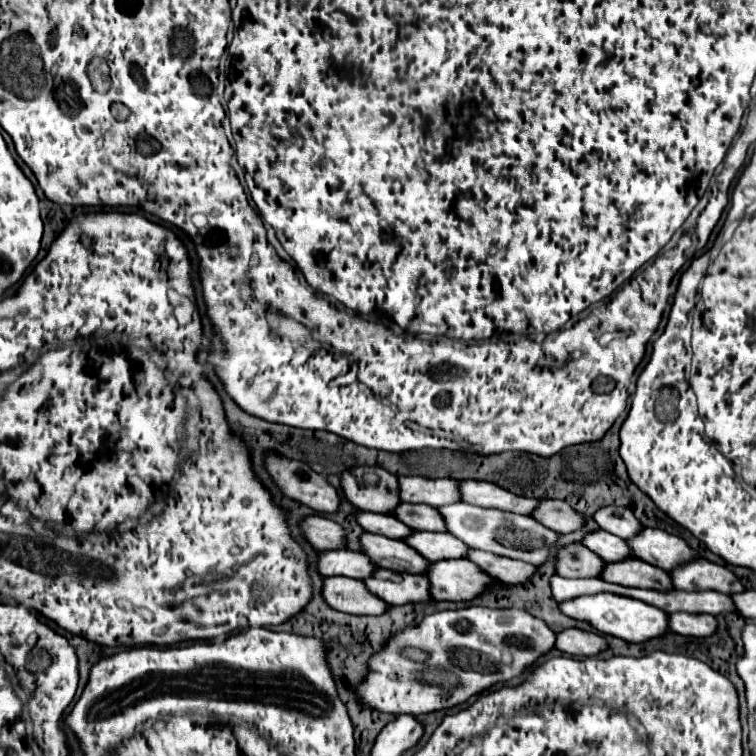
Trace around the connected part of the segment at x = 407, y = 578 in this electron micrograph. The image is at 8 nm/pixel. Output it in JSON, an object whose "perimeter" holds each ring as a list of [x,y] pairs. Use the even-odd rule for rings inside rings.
{"perimeter":[[[377,569],[373,577],[365,579],[365,585],[383,601],[389,601],[389,605],[421,603],[421,601],[431,599],[429,581],[425,581],[425,575]]]}

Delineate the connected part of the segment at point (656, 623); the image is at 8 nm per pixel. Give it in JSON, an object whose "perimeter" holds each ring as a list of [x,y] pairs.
{"perimeter":[[[599,593],[599,595],[587,595],[587,597],[577,597],[571,601],[563,601],[561,611],[577,621],[587,621],[591,623],[599,633],[613,635],[619,639],[625,639],[629,643],[645,643],[649,639],[661,637],[669,631],[669,615],[653,605],[647,605],[637,599],[621,597],[621,595],[611,595],[611,593]]]}

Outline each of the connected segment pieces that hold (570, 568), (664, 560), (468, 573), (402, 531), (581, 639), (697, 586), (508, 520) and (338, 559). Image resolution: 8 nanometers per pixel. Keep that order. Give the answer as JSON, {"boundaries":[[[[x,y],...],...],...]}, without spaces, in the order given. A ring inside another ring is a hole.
{"boundaries":[[[[581,543],[563,547],[557,553],[557,573],[561,577],[601,577],[605,565],[601,557]]],[[[643,529],[627,543],[637,559],[665,571],[673,569],[673,565],[681,565],[681,561],[689,561],[689,557],[699,557],[681,537],[669,535],[661,529]]],[[[469,559],[431,563],[427,577],[435,601],[471,601],[493,585],[493,577]]],[[[359,511],[357,513],[357,521],[361,523],[361,527],[369,533],[377,533],[377,535],[385,535],[389,539],[405,539],[411,535],[411,529],[397,521],[397,517],[393,515],[381,515],[381,513],[367,513],[367,511]]],[[[565,629],[557,633],[555,647],[561,653],[573,655],[573,657],[593,657],[599,655],[609,647],[607,639],[595,631],[583,631],[583,629]]],[[[697,559],[687,565],[677,567],[675,571],[671,571],[671,577],[673,577],[673,585],[677,589],[685,589],[685,591],[713,589],[713,591],[719,591],[725,595],[745,591],[741,581],[727,567],[715,565],[707,559]]],[[[469,503],[445,505],[439,509],[439,513],[445,517],[449,533],[453,533],[457,539],[461,539],[473,549],[491,551],[495,555],[519,559],[519,561],[533,563],[533,565],[543,565],[545,561],[555,557],[559,533],[547,529],[533,517],[515,515],[515,513],[507,513],[499,509],[483,509],[483,507],[475,507]]],[[[349,549],[341,551],[323,551],[319,553],[319,573],[323,577],[351,577],[351,579],[365,579],[373,573],[377,565],[365,557],[365,553],[355,553]]]]}

